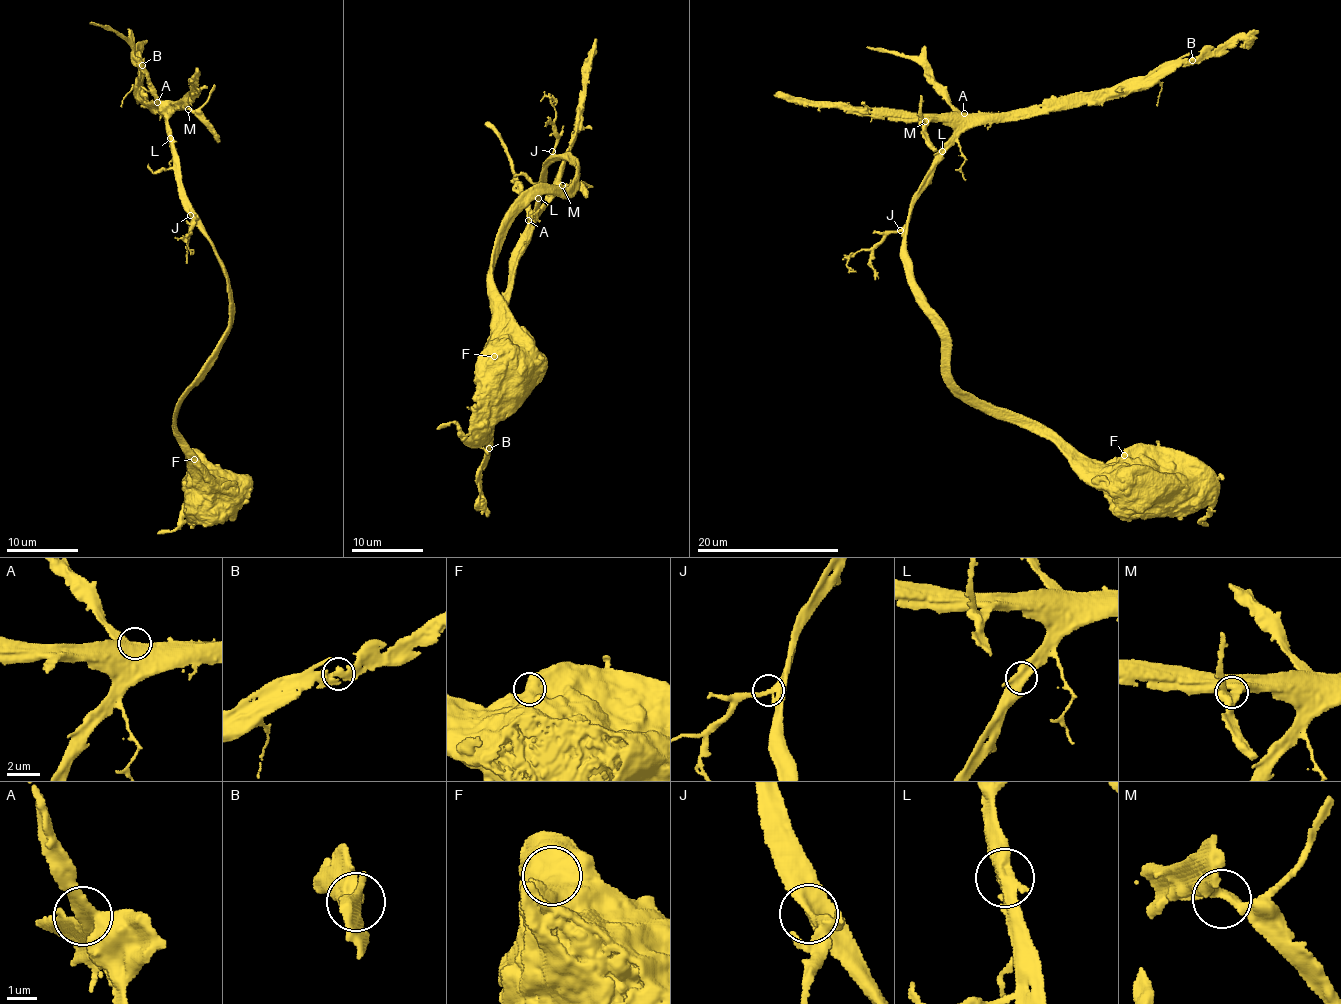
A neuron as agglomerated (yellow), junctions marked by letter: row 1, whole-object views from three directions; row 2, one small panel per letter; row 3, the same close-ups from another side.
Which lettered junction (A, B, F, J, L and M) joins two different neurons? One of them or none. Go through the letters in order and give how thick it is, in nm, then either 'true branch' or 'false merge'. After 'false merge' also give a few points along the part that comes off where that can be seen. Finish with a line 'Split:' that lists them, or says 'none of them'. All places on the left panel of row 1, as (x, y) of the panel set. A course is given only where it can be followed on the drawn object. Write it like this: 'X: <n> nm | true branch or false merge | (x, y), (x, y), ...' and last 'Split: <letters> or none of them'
A: 550 nm | true branch
B: 440 nm | true branch
F: 1050 nm | true branch
J: 360 nm | true branch
L: 550 nm | true branch
M: 480 nm | true branch
Split: none of them

